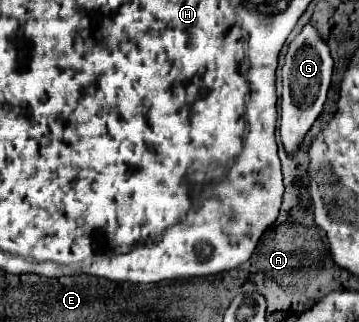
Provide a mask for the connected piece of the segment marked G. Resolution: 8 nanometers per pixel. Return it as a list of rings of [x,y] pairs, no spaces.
[[[308,23],[302,33],[290,43],[284,67],[282,67],[282,115],[280,115],[280,137],[286,153],[292,157],[298,149],[312,123],[322,111],[326,93],[332,79],[332,57],[328,45],[318,37],[316,29]]]

